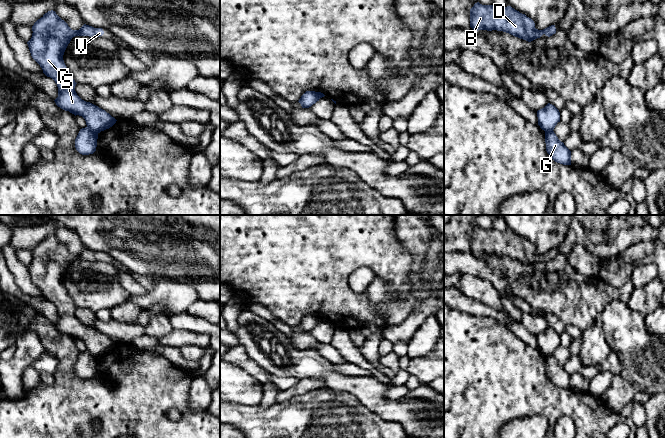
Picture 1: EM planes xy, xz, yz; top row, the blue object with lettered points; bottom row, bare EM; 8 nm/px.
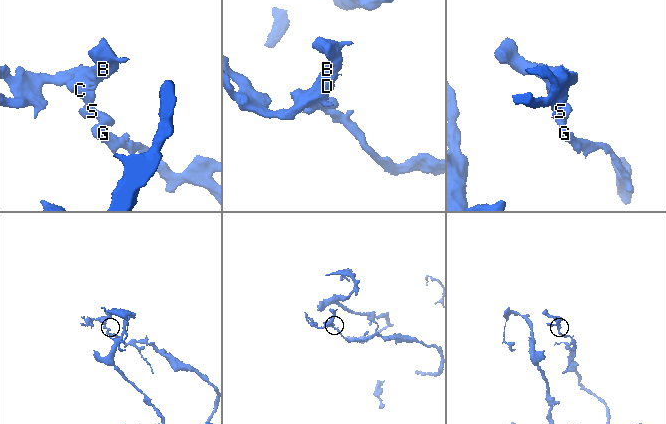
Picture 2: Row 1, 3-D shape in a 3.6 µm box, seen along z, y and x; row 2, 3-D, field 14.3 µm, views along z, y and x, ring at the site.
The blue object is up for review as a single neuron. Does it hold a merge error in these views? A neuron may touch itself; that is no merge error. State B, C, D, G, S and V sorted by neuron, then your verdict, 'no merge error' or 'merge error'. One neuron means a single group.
B C D S V / G; merge error

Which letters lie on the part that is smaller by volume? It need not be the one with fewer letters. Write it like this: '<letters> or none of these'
B, C, D, S, V

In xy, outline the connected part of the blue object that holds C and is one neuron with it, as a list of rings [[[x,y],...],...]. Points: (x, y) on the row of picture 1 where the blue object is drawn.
[[[51,10],[34,23],[32,31],[27,44],[32,58],[40,65],[43,73],[57,84],[58,97],[54,100],[56,105],[75,116],[82,116],[87,127],[95,133],[112,127],[117,121],[114,117],[77,95],[77,83],[63,60],[64,52],[73,37],[100,37],[104,34],[103,29],[84,24],[79,30],[72,30]]]

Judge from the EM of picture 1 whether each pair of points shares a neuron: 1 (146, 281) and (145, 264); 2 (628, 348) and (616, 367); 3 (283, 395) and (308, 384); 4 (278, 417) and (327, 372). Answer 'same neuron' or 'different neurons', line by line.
1: different neurons
2: different neurons
3: same neuron
4: different neurons

